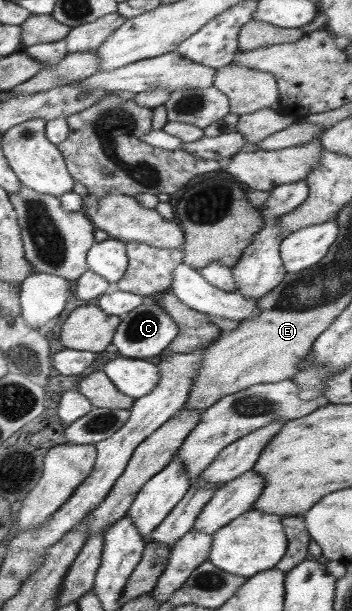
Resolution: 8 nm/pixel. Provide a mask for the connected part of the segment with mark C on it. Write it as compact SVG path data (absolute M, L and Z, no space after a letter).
M145 296L142 300L143 303L139 307L120 316L112 343L123 357L135 359L137 355L137 359L157 361L167 352L168 345L178 334L178 327L174 319L156 302L155 296Z

